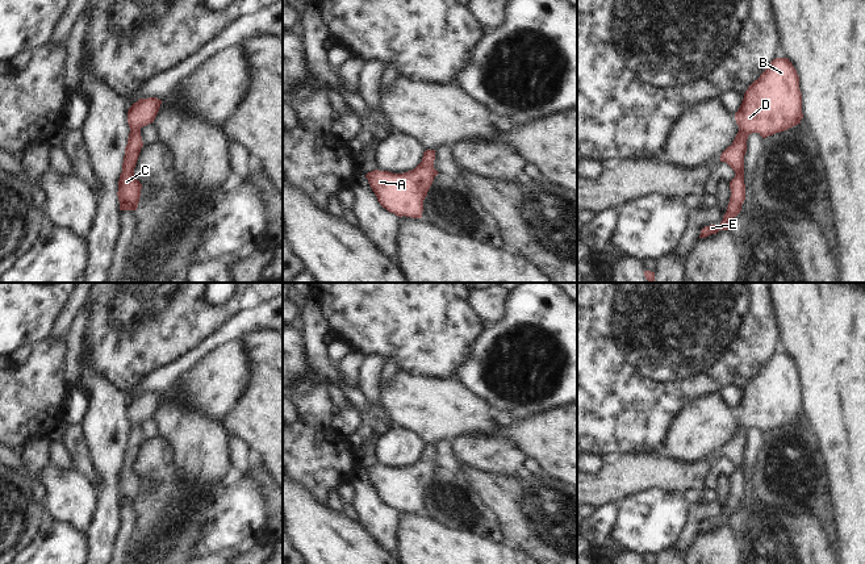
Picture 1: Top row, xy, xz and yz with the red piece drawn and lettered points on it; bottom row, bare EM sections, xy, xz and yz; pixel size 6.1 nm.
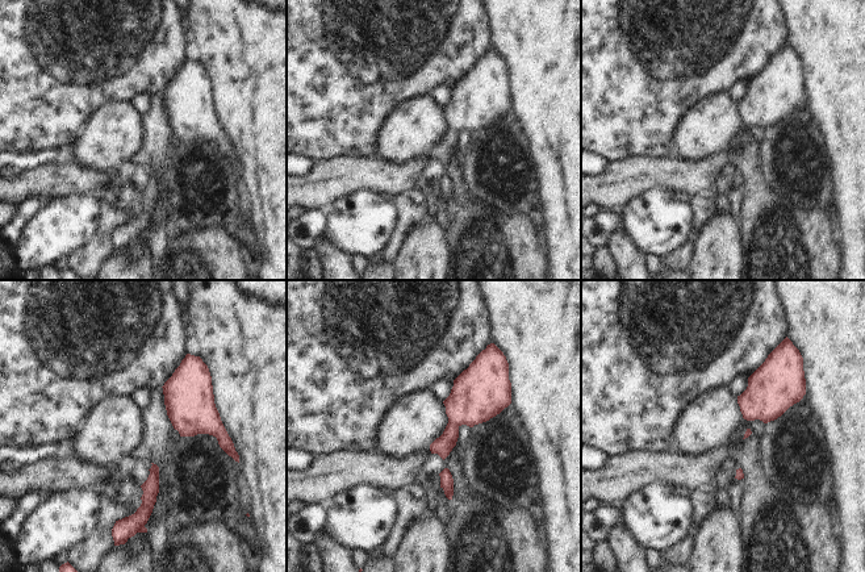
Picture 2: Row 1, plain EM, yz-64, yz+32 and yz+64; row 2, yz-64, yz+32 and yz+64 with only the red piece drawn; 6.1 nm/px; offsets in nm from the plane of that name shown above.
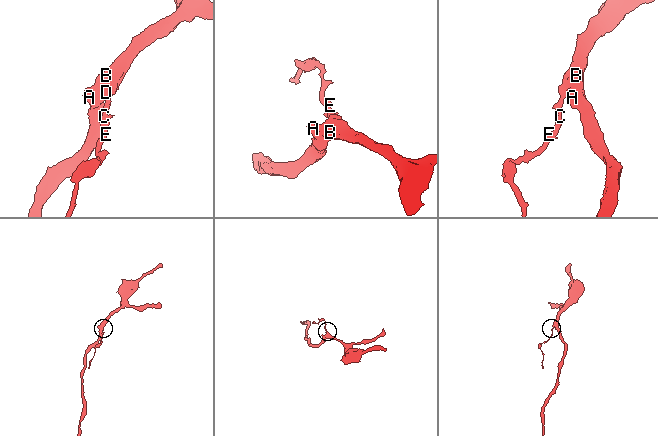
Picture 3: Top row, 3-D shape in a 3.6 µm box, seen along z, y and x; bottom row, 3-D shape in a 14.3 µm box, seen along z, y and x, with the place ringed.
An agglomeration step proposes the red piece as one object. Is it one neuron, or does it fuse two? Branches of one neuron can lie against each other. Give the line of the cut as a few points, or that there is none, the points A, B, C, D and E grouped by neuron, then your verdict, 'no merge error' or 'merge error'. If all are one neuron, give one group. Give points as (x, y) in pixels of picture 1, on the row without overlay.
no cut | A B C D E | no merge error

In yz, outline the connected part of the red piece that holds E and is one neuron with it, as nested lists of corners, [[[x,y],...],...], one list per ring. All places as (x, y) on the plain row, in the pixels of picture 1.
[[[776,352],[748,381],[735,408],[739,426],[732,439],[720,450],[720,456],[726,456],[736,468],[730,476],[730,497],[722,517],[705,521],[699,532],[728,525],[731,514],[741,505],[745,494],[744,450],[748,430],[759,427],[766,433],[801,418],[802,413],[802,388],[797,364],[787,352]]]

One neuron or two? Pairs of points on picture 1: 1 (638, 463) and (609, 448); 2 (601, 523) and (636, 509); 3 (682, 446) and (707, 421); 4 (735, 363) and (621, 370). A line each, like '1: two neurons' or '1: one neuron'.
1: two neurons
2: two neurons
3: one neuron
4: one neuron

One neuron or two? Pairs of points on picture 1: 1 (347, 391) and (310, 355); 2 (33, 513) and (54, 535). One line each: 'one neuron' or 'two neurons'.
1: one neuron
2: two neurons

